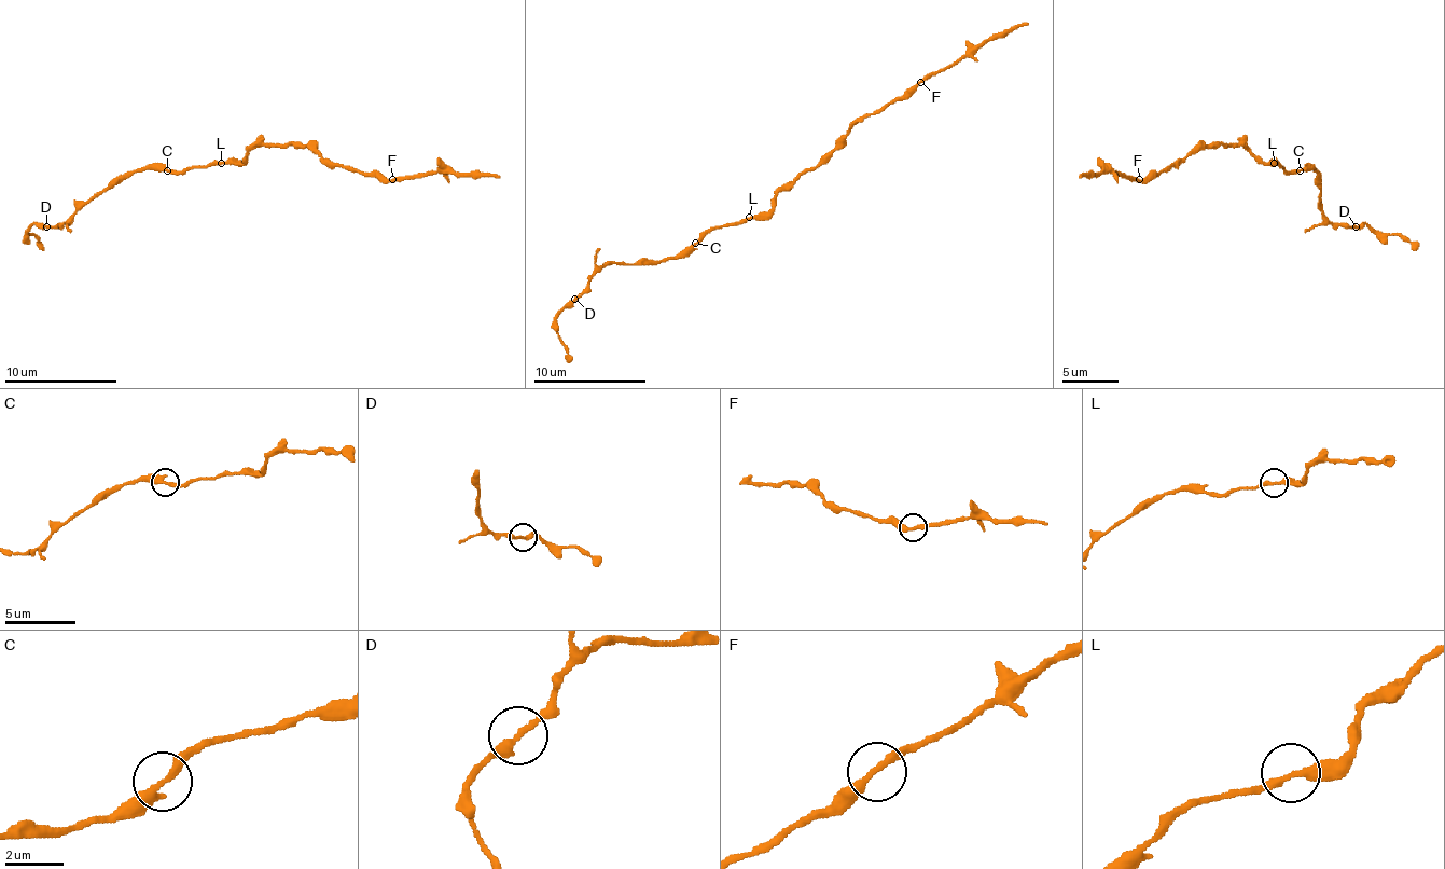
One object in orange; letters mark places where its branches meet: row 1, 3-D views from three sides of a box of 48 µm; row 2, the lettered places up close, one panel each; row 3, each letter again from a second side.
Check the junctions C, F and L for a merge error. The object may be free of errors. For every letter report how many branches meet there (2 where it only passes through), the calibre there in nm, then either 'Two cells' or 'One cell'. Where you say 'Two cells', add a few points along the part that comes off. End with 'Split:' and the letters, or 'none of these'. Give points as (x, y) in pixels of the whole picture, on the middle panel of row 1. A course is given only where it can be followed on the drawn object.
C: Branches: 2. Thickness 300 nm. One cell
F: Branches: 2. Thickness 300 nm. One cell
L: Branches: 2. Thickness 300 nm. One cell
Split: none of these

